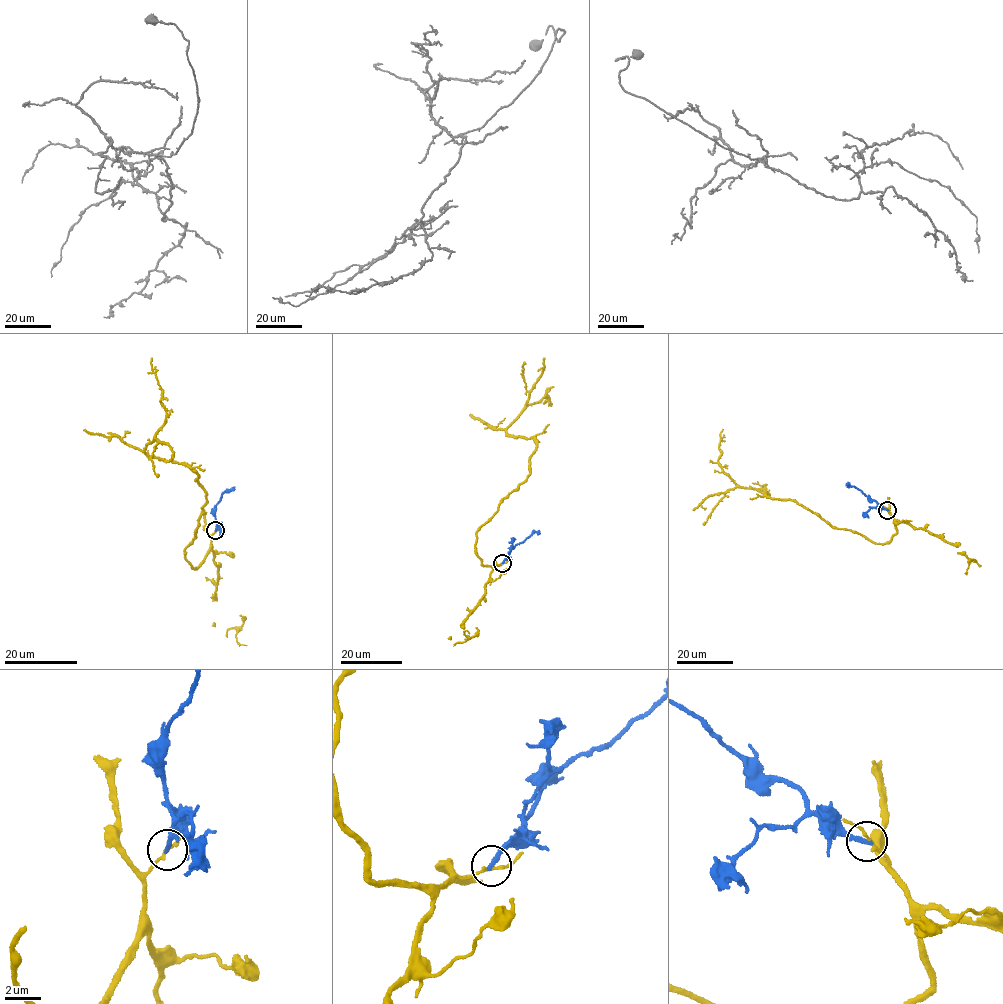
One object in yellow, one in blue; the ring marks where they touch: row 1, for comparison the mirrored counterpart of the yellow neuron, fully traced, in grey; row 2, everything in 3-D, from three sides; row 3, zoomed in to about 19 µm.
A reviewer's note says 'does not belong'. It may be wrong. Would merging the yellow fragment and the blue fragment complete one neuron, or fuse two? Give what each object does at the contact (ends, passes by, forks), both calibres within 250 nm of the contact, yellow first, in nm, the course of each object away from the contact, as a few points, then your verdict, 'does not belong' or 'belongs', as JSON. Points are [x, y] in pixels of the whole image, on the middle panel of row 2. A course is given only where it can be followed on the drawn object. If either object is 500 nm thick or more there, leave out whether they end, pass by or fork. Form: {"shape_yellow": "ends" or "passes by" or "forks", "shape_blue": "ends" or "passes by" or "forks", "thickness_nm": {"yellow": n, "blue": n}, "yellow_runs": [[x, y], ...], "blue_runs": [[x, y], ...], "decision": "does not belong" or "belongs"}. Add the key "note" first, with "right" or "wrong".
{"note": "right", "shape_yellow": "passes by", "shape_blue": "ends", "thickness_nm": {"yellow": 140, "blue": 260}, "yellow_runs": [[503, 563], [482, 565], [476, 533], [529, 474], [536, 441], [510, 436], [506, 428], [546, 394], [551, 406]], "blue_runs": [[503, 563], [511, 548], [535, 532], [540, 533]], "decision": "does not belong"}

